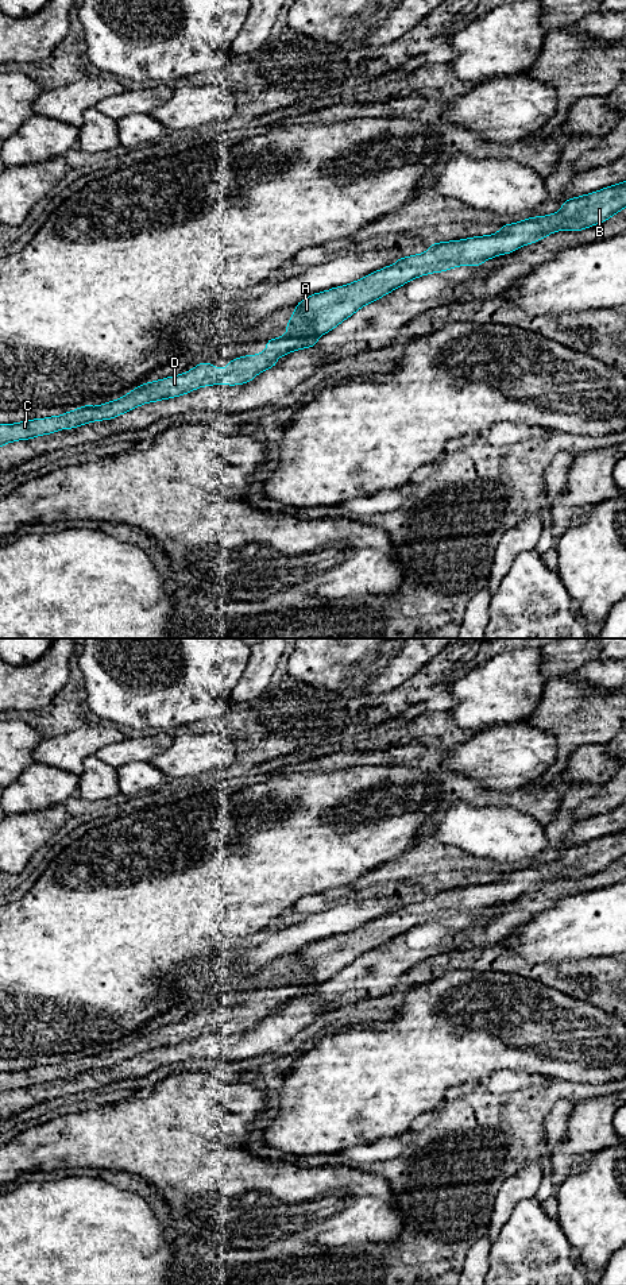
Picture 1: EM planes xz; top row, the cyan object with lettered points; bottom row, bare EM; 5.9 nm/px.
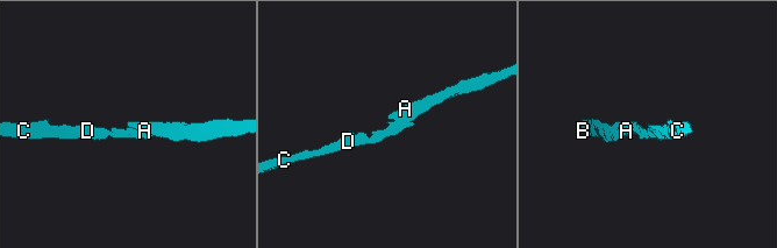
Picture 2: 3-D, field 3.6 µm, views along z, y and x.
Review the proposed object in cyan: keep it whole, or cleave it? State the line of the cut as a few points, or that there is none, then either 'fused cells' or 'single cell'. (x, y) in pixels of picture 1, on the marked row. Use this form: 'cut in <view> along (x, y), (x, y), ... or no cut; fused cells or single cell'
cut in xz along (288, 331), (298, 331), (316, 339); fused cells

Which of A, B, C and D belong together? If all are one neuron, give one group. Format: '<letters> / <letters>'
A B / C D

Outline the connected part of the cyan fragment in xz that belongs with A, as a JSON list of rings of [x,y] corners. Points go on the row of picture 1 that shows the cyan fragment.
[[[626,181],[569,198],[553,215],[532,216],[519,223],[501,225],[501,231],[494,235],[433,243],[426,252],[399,258],[397,263],[352,283],[300,301],[286,329],[317,339],[355,315],[362,306],[414,278],[456,266],[480,266],[487,259],[510,254],[554,231],[580,231],[600,224],[623,208],[626,208]]]

